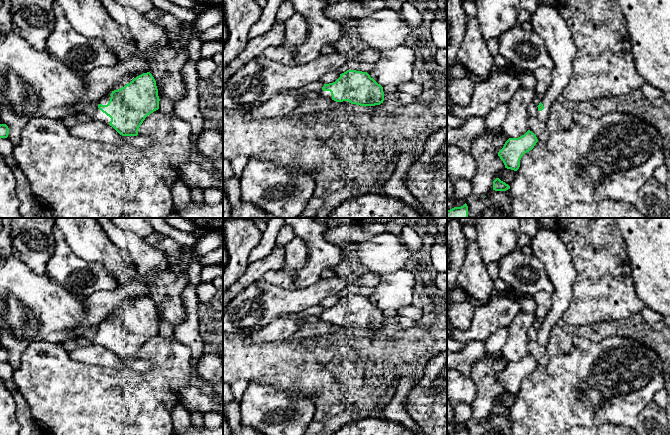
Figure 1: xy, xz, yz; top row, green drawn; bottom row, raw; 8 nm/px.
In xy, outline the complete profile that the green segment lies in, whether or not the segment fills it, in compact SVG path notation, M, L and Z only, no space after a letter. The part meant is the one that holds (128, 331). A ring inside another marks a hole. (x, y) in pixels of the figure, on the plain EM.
M150 296L130 297L111 316L101 321L94 342L112 350L122 360L137 360L145 342L159 333L156 305Z

